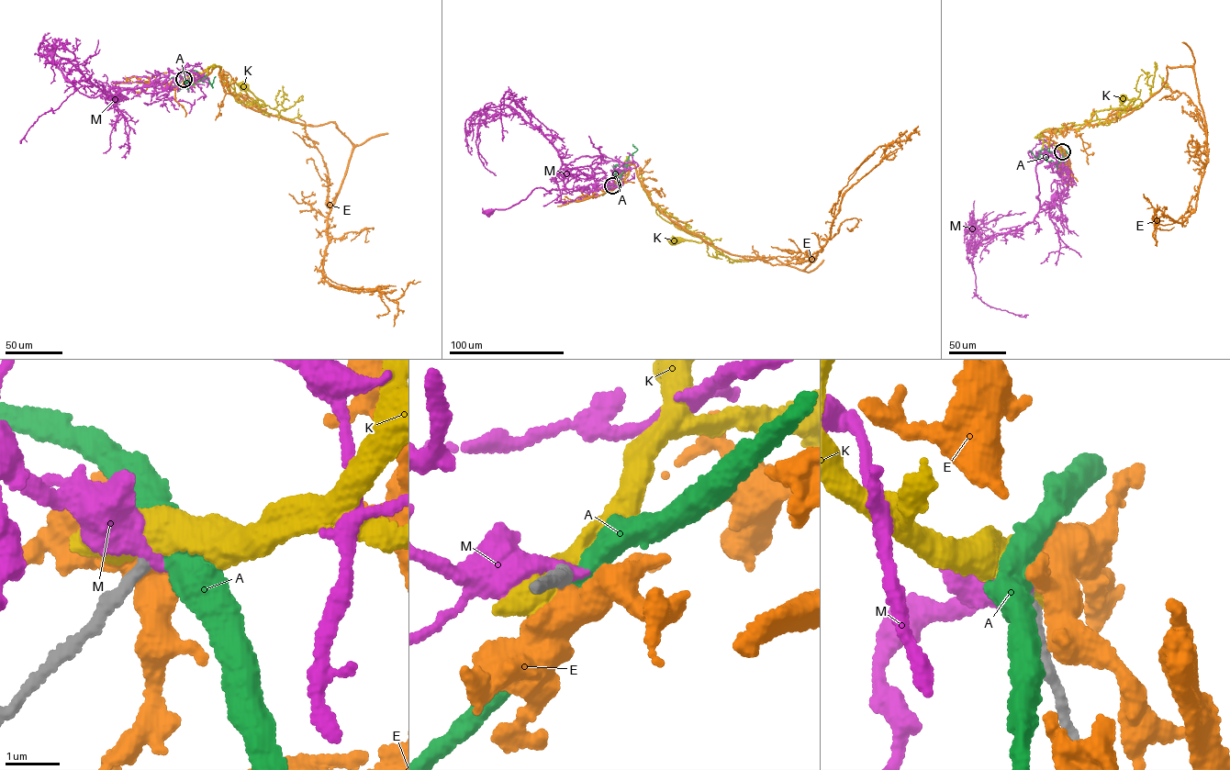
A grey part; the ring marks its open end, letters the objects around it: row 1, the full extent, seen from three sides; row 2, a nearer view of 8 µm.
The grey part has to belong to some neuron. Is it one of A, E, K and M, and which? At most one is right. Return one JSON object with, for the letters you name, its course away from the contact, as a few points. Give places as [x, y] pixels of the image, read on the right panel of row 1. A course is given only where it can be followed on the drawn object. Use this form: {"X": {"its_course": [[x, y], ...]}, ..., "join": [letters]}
{"join": []}

